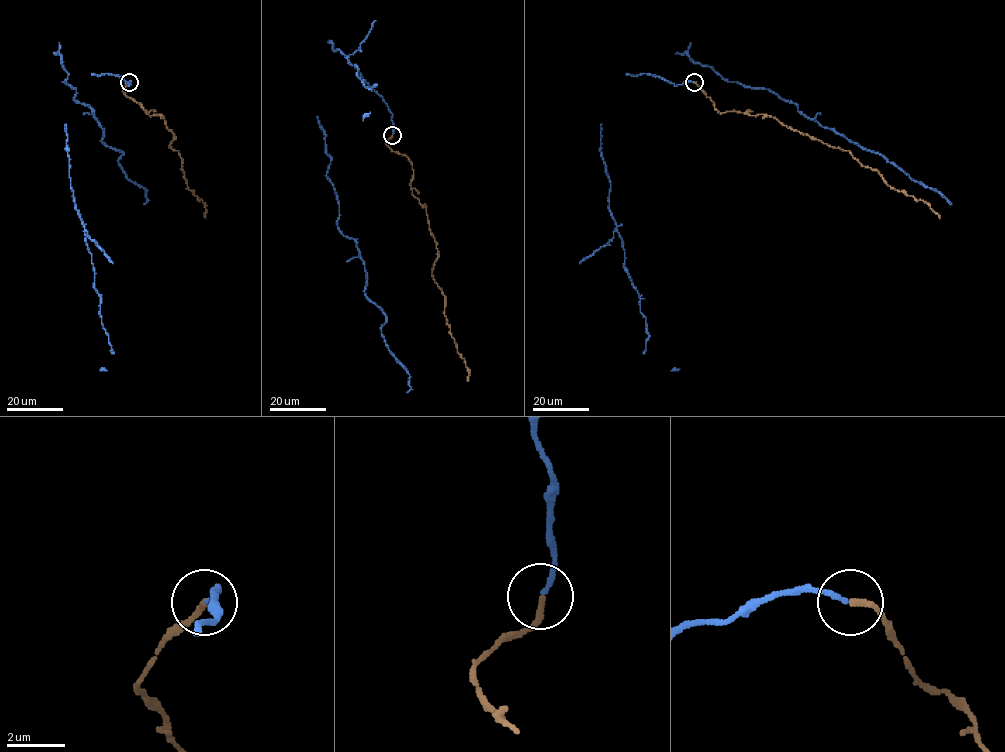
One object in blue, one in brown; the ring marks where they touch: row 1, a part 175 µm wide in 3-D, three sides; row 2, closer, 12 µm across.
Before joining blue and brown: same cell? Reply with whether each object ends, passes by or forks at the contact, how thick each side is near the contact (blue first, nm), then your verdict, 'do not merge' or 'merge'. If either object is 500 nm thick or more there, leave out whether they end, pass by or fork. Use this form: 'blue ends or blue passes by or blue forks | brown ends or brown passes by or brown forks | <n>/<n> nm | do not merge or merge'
blue ends | brown ends | 160/200 nm | merge

